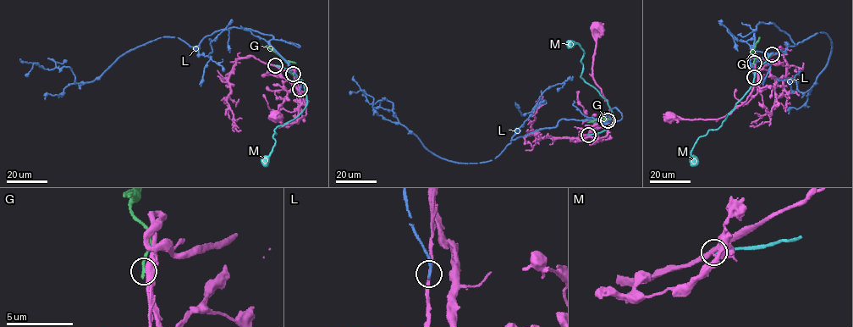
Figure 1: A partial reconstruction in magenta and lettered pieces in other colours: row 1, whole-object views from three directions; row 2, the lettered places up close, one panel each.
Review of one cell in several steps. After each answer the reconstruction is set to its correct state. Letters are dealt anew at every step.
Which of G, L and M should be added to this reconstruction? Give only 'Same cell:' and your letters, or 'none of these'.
Same cell: none of these

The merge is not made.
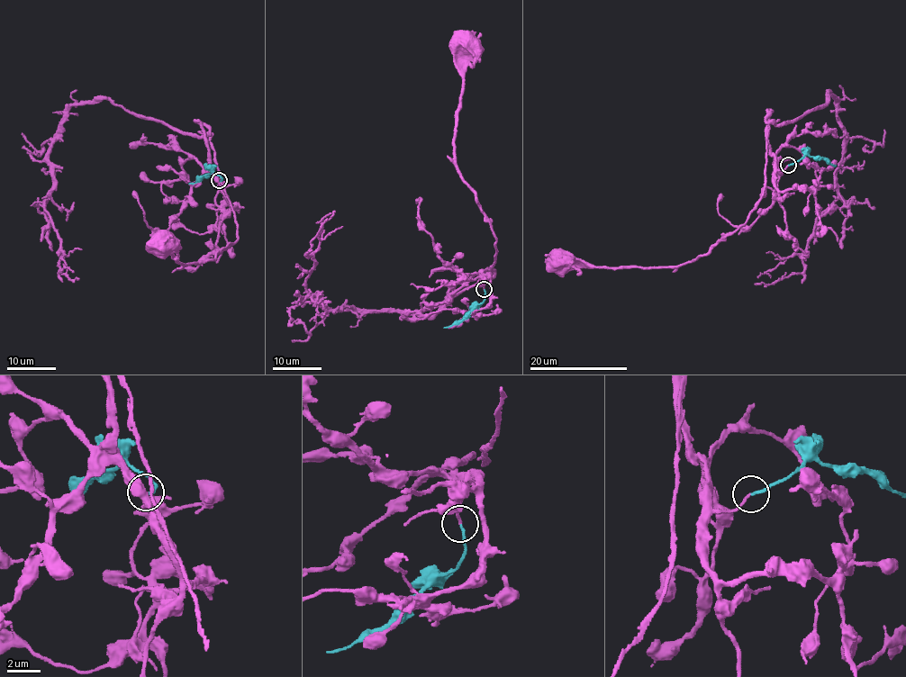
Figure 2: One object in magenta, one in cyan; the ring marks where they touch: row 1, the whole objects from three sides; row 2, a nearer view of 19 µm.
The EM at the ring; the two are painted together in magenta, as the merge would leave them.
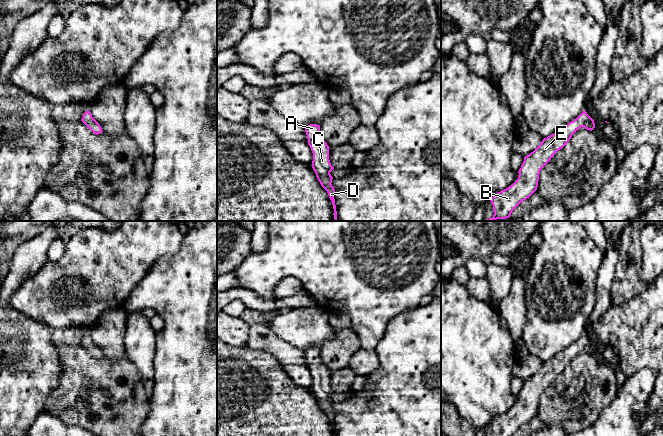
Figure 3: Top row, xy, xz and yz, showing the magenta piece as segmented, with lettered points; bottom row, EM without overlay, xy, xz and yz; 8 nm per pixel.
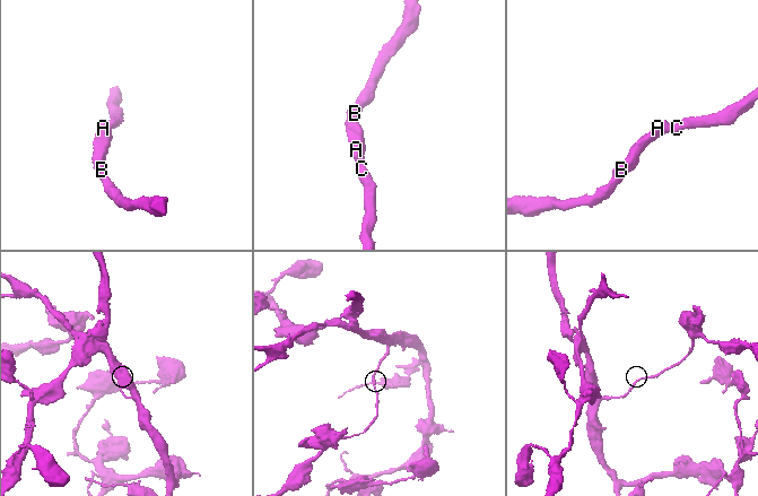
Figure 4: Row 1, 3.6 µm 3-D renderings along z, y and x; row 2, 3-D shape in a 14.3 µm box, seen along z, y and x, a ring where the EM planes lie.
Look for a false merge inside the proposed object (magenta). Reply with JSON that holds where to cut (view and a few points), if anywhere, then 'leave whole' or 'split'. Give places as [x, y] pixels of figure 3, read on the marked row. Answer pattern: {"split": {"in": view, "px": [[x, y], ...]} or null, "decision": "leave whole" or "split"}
{"split": null, "decision": "leave whole"}

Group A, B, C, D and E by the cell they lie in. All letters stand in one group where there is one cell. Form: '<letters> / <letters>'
A B C D E

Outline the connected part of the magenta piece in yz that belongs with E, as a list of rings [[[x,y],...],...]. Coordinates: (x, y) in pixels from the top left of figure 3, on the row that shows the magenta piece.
[[[585,110],[576,119],[544,138],[533,152],[525,156],[518,171],[518,179],[491,198],[494,215],[486,221],[509,218],[512,211],[537,190],[541,169],[581,127],[590,131],[595,128],[594,120]]]

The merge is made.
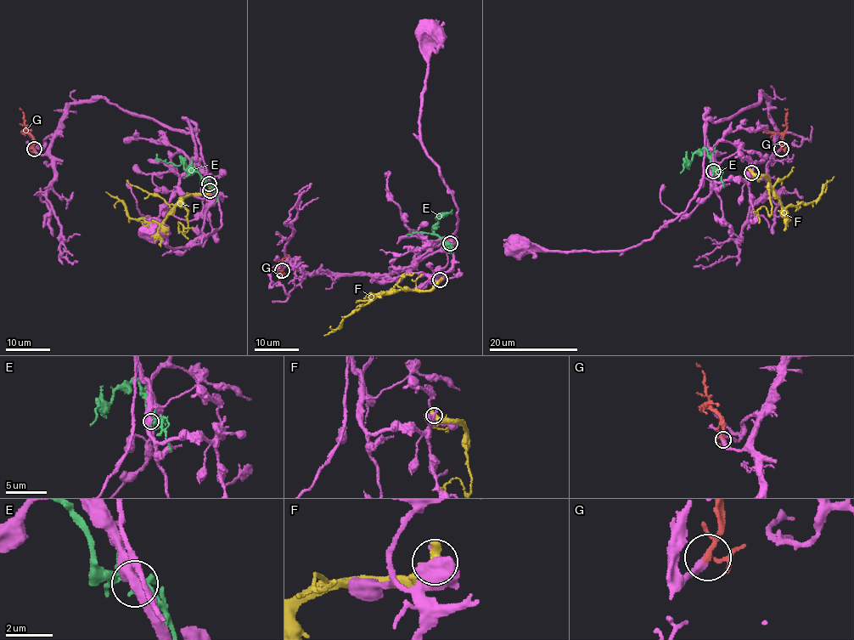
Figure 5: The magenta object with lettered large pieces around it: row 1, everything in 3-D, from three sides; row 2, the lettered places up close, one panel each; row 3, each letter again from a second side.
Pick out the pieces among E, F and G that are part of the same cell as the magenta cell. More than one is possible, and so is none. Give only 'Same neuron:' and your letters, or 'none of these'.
Same neuron: G

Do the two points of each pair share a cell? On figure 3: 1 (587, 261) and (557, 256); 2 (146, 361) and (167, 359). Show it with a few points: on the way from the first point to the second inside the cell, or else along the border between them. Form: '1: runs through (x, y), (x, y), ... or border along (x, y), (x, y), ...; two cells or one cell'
1: runs through (580, 260), (567, 260), (564, 257); one cell
2: border along (155, 337), (153, 384); two cells

